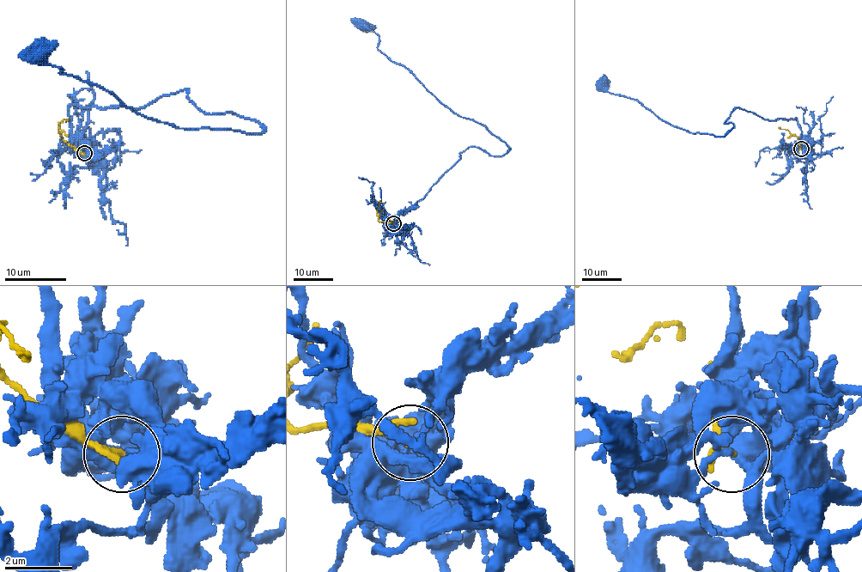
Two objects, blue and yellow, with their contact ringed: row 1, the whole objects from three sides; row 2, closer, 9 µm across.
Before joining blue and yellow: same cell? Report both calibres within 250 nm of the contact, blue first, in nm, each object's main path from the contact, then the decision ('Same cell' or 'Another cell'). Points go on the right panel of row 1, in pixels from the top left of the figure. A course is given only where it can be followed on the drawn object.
Thickness 170 nm (blue) against 150 nm. Course of blue: (801, 149), (795, 118), (764, 120), (737, 108), (725, 122), (733, 124), (725, 134), (689, 133), (596, 85). Course of yellow: (801, 149), (798, 139), (780, 128). Another cell

